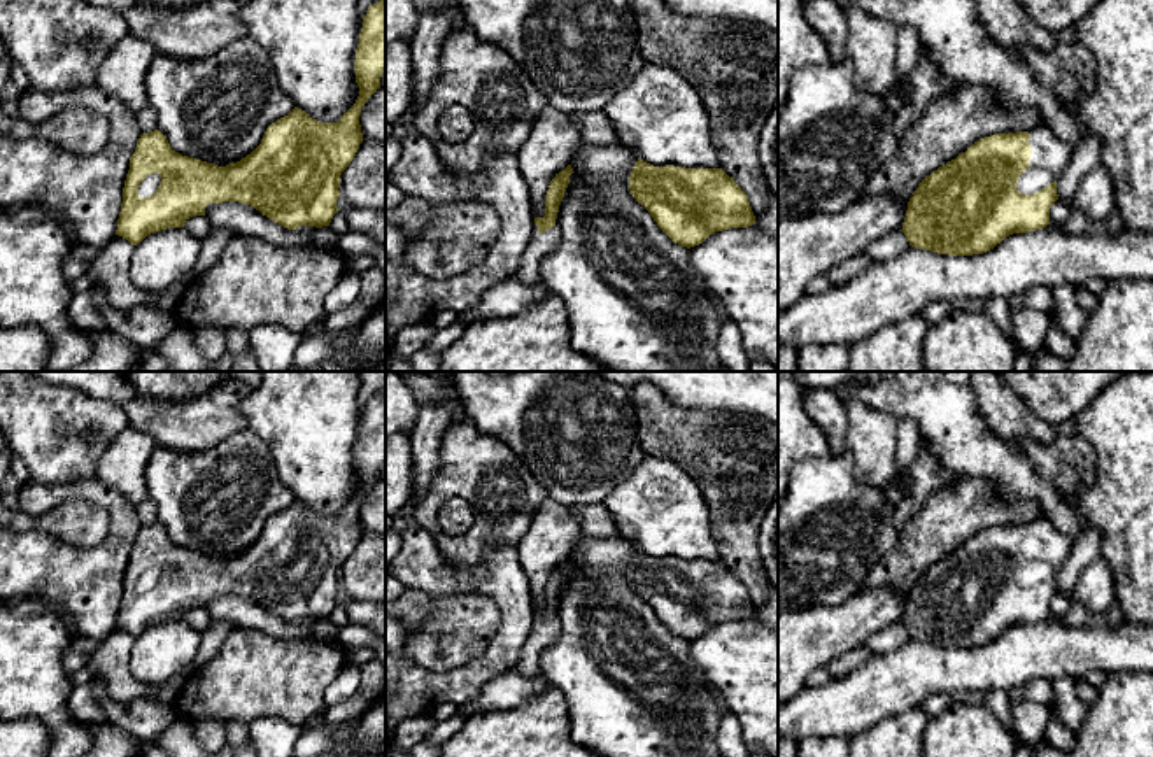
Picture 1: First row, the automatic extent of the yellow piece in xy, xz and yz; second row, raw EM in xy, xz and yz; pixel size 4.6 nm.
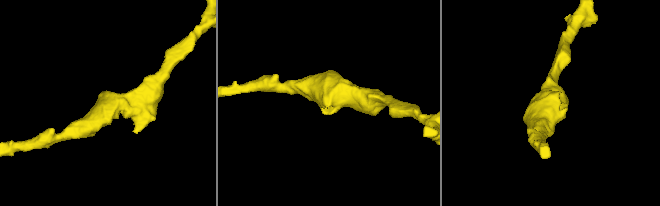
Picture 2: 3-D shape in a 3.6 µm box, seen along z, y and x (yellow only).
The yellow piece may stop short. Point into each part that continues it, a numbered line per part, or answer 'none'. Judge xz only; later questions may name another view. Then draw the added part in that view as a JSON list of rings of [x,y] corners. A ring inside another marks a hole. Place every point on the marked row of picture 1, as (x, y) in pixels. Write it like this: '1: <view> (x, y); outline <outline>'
1: xz (540, 244); outline [[[534,224],[524,258],[517,272],[513,273],[512,280],[519,280],[529,286],[541,282],[540,279],[541,261],[547,254],[557,249],[559,242],[561,233],[557,226],[540,233],[538,226]]]

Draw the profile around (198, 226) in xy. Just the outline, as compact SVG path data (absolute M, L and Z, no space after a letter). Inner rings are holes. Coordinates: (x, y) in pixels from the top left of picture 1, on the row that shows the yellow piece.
M193 216L186 219L184 228L202 242L209 237L214 226L205 216Z

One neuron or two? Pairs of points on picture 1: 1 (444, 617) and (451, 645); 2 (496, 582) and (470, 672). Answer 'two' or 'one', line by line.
1: one
2: one

